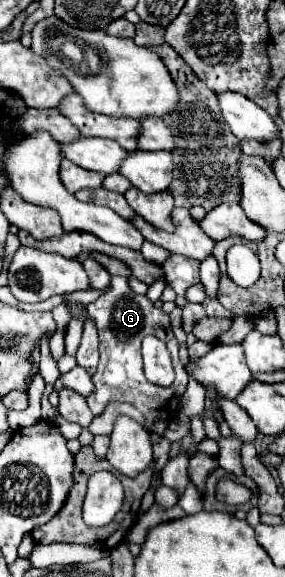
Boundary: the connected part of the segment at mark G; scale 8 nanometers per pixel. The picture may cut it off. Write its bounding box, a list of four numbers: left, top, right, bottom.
[86,277,188,425]

